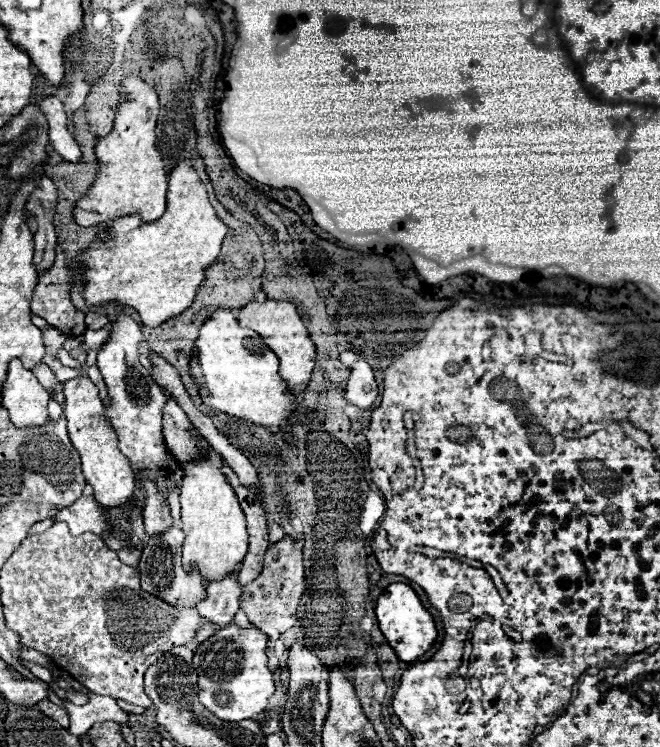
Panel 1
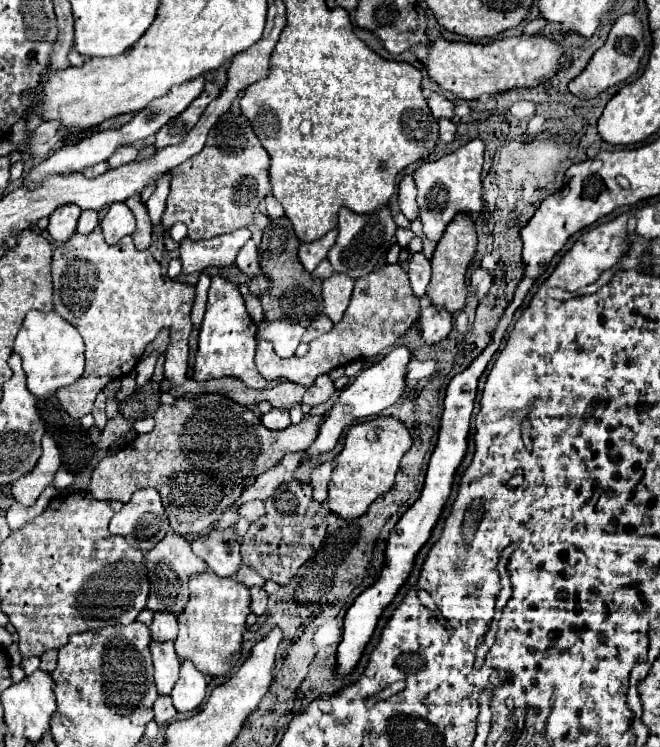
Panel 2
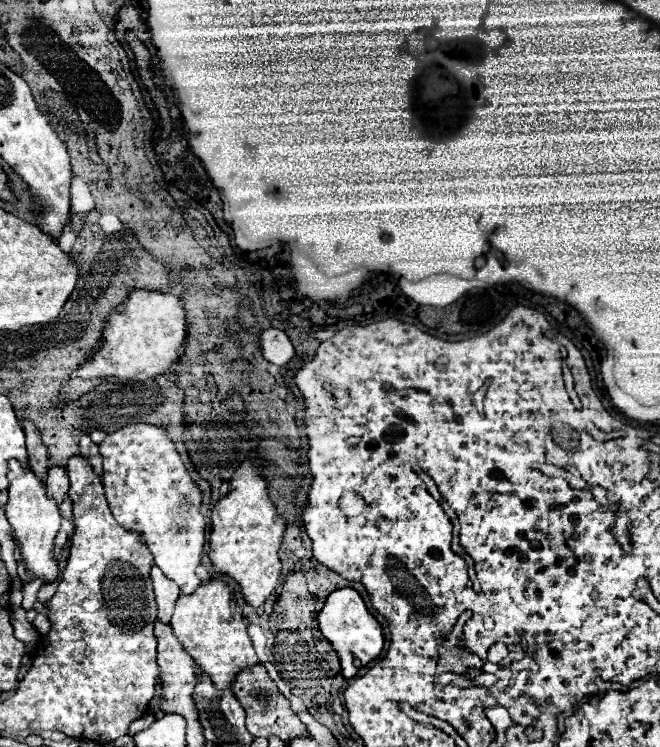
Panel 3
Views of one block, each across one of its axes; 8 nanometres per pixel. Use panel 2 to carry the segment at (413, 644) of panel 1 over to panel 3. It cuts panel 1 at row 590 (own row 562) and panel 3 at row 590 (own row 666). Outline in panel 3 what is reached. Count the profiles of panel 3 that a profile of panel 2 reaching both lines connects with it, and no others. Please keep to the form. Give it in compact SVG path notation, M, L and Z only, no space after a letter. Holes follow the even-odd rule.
M354 588L334 590L326 598L316 620L318 620L320 632L326 636L326 640L332 644L332 648L336 650L336 654L340 658L344 678L356 676L356 672L360 668L364 668L368 662L372 662L382 652L382 646L384 646L382 628L380 628L378 620L366 610L364 600L360 598L360 594Z

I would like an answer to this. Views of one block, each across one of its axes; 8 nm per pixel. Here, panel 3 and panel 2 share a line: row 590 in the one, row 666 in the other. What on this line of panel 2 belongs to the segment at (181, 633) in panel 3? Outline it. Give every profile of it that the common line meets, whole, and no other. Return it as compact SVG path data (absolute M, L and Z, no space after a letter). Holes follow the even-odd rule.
M214 572L194 574L190 578L190 600L178 614L180 634L174 648L180 660L190 660L202 674L224 676L242 652L242 634L250 614L250 592L234 578L220 578Z

